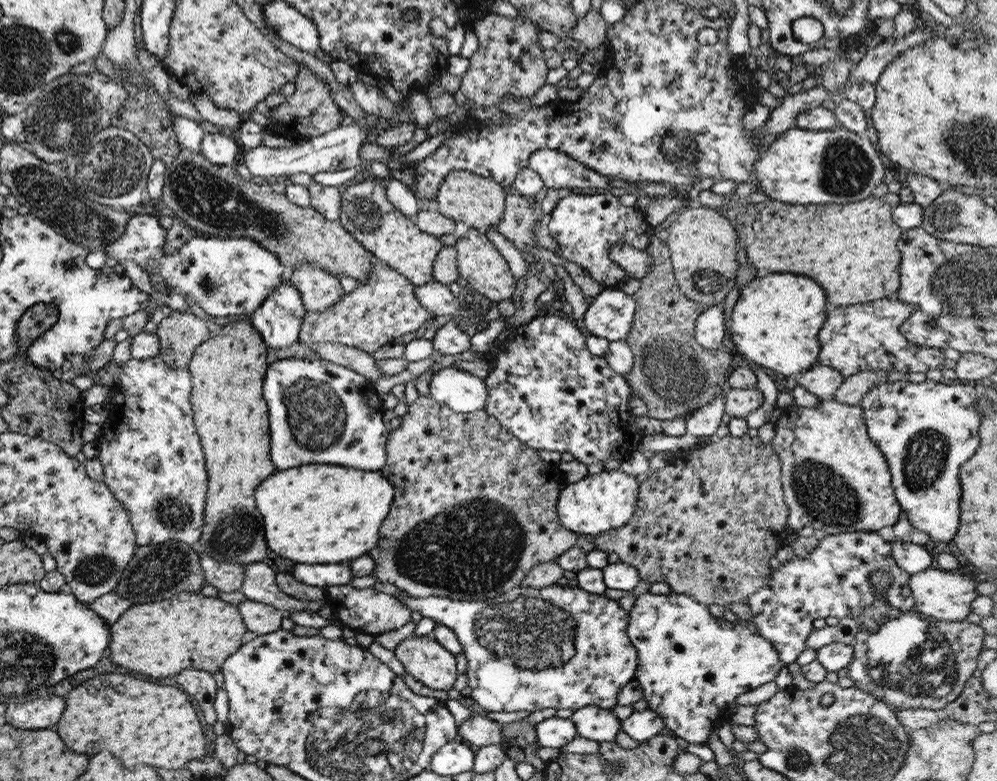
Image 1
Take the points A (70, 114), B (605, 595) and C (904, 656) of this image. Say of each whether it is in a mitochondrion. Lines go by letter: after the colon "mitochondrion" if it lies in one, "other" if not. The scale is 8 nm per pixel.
A: mitochondrion
B: other
C: mitochondrion

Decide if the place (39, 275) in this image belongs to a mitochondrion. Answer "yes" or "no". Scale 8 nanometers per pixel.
no

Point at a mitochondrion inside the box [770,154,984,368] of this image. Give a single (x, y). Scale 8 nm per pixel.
(949, 216)

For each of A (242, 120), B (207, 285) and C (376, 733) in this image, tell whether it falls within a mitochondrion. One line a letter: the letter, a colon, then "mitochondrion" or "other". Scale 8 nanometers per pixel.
A: other
B: mitochondrion
C: mitochondrion

